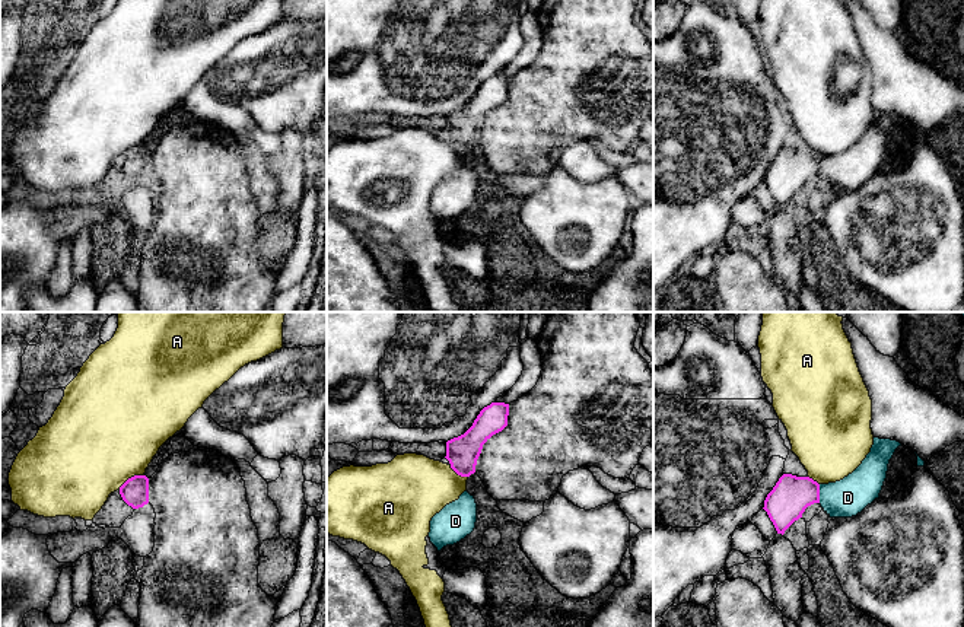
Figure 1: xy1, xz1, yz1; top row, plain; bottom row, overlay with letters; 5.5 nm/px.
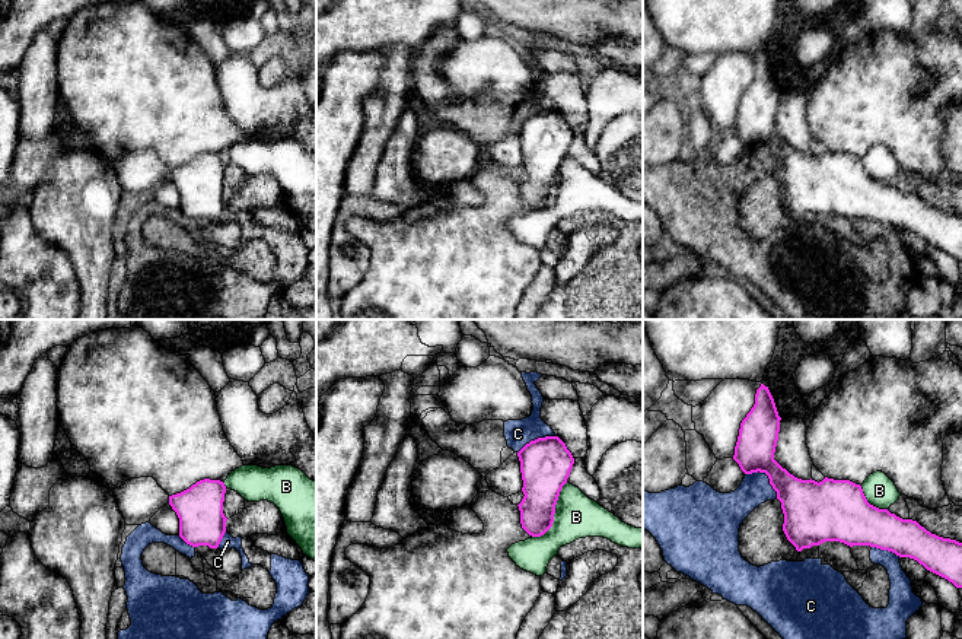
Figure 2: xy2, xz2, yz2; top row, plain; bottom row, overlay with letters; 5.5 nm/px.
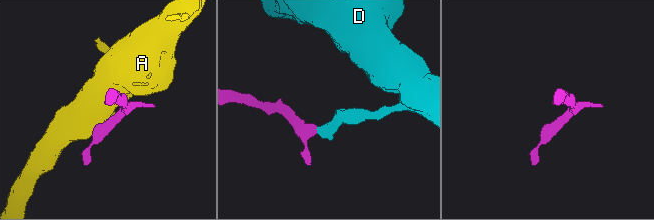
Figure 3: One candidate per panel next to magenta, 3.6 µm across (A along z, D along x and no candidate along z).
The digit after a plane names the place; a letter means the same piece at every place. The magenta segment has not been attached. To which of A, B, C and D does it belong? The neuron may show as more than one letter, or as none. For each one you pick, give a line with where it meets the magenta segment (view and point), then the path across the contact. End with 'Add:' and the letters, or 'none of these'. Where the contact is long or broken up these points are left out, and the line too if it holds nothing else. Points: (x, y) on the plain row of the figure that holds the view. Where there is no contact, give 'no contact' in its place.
D: contact yz1 (818, 166); way yz1 (791, 169), (795, 166), (818, 166), (848, 171)
Add: D

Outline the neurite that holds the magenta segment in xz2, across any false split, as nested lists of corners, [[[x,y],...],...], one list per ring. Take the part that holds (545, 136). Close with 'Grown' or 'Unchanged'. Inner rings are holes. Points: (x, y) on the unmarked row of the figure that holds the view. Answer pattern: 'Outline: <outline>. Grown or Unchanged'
Outline: [[[558,109],[531,114],[517,130],[525,168],[517,178],[520,197],[529,209],[541,210],[552,200],[555,178],[574,131]]]. Unchanged

